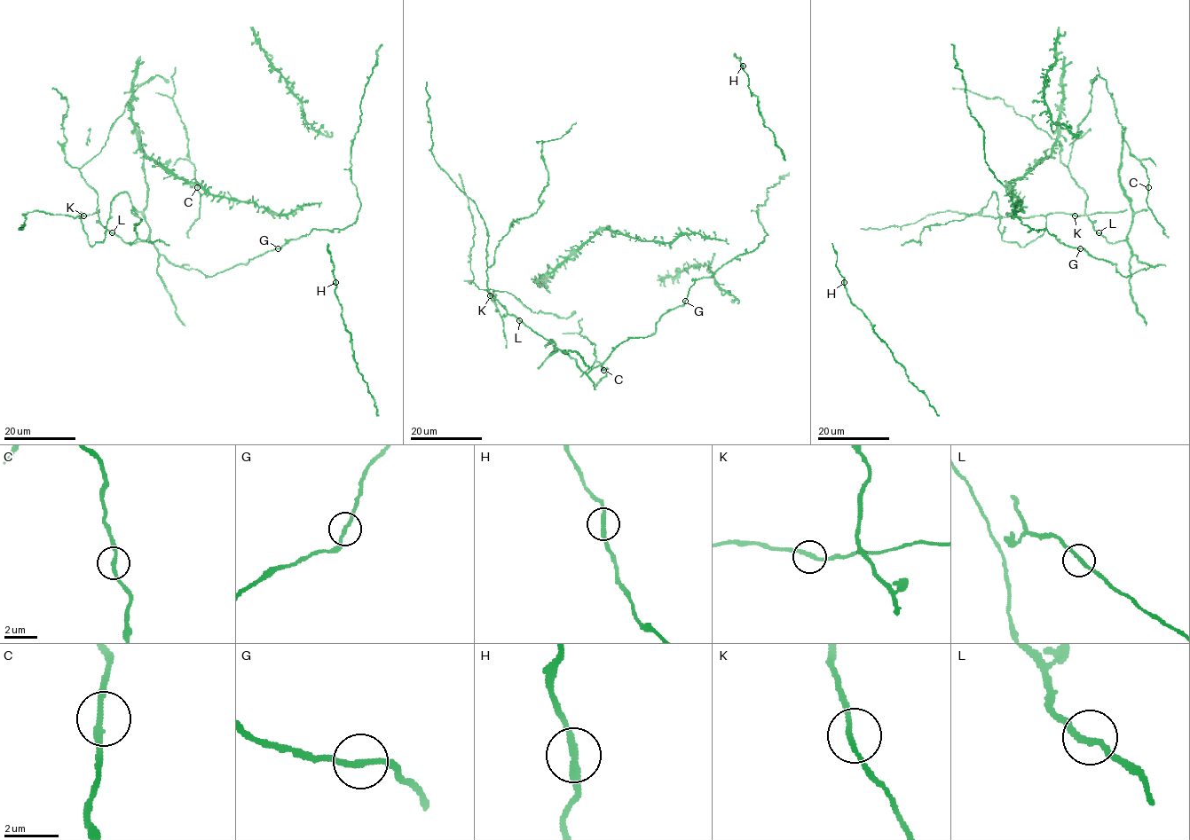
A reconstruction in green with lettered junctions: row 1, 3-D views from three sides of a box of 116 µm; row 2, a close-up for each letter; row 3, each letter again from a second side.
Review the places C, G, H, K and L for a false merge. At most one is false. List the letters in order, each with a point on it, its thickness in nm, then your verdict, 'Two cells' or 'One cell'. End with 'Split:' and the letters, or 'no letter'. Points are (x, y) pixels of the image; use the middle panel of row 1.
C: Place: (603, 370). Thickness 200 nm. One cell
G: Place: (685, 301). Thickness 200 nm. One cell
H: Place: (743, 66). Thickness 200 nm. One cell
K: Place: (490, 295). Thickness 200 nm. One cell
L: Place: (519, 320). Thickness 200 nm. One cell
Split: no letter

